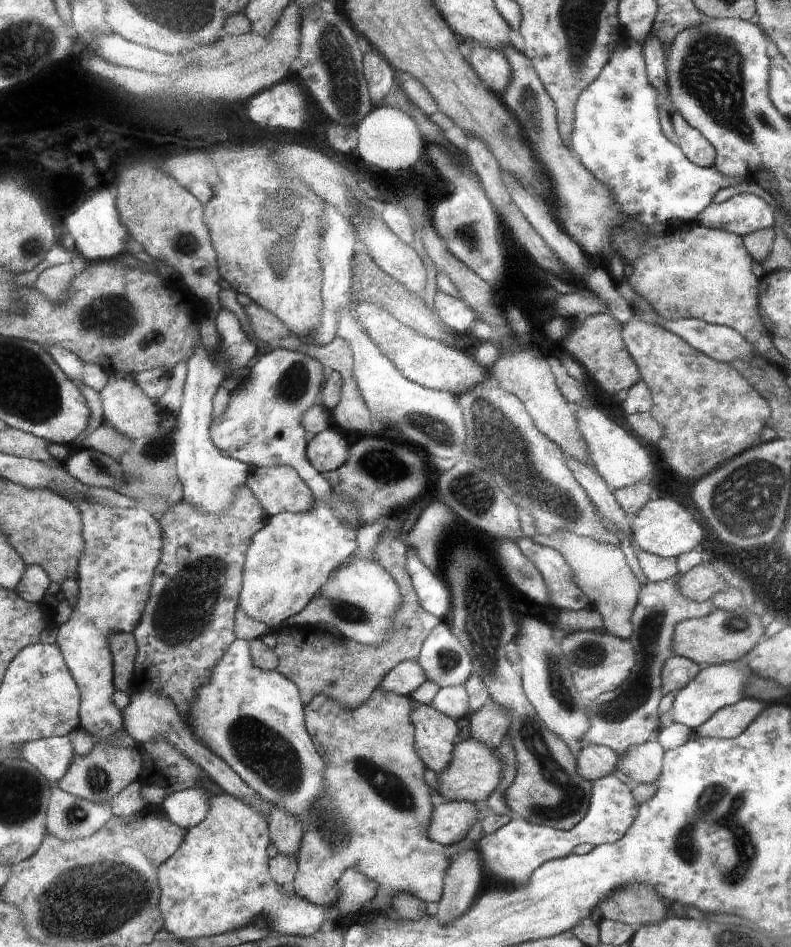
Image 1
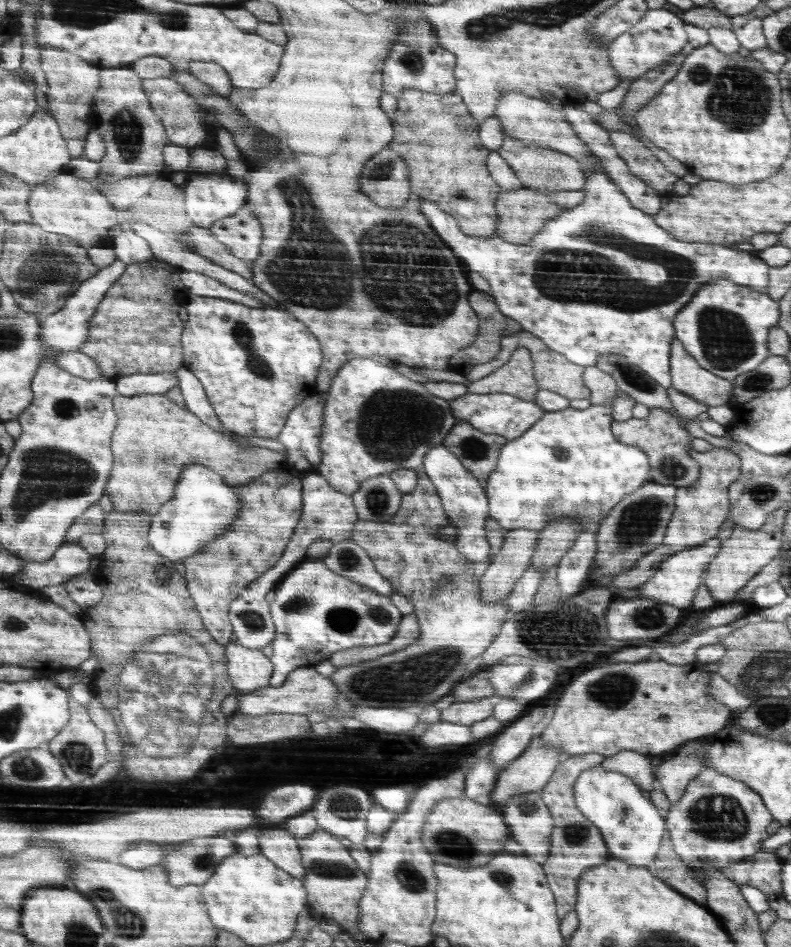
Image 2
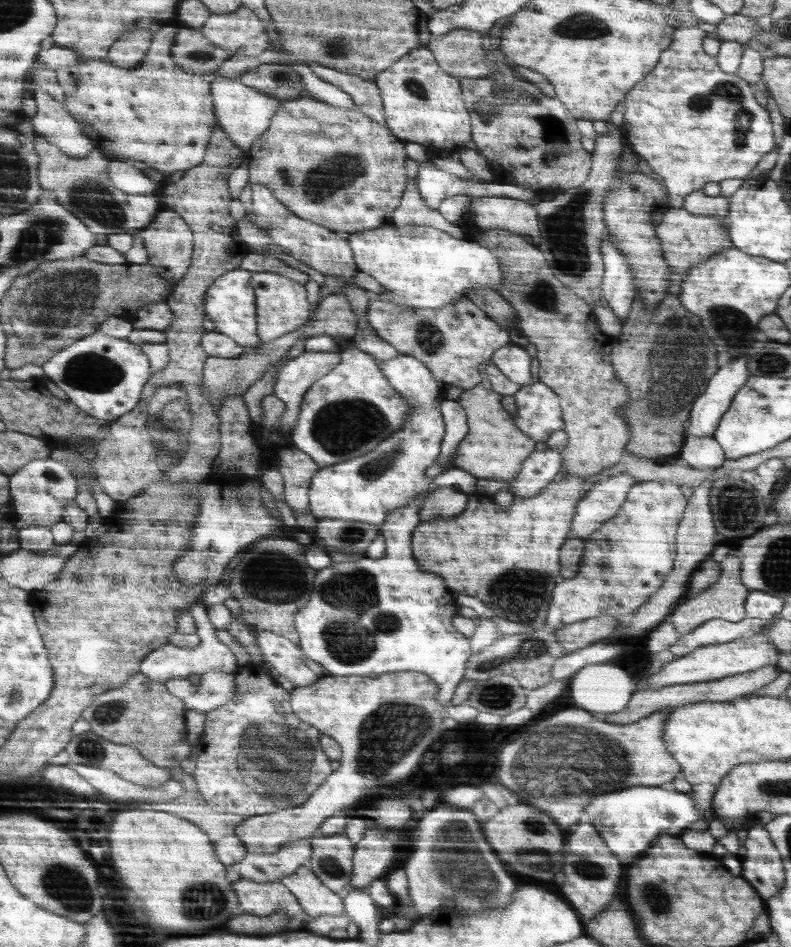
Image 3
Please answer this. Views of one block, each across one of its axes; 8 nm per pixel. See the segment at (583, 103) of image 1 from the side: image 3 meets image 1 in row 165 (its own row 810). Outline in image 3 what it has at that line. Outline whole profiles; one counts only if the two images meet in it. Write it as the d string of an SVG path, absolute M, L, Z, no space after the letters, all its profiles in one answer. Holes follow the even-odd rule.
M634 786L614 792L602 793L587 805L585 823L595 827L607 848L620 856L622 864L632 864L644 850L652 846L656 838L682 833L686 824L698 821L701 815L695 809L691 793L678 792L671 787Z

